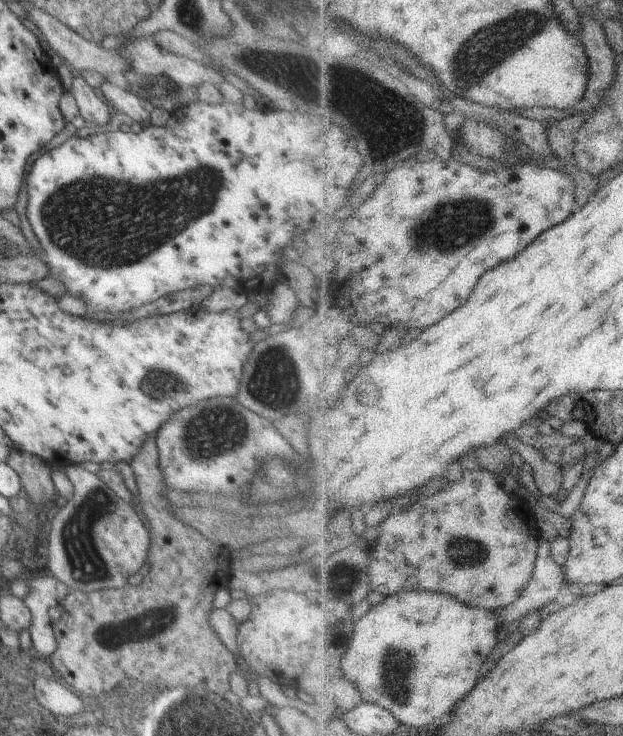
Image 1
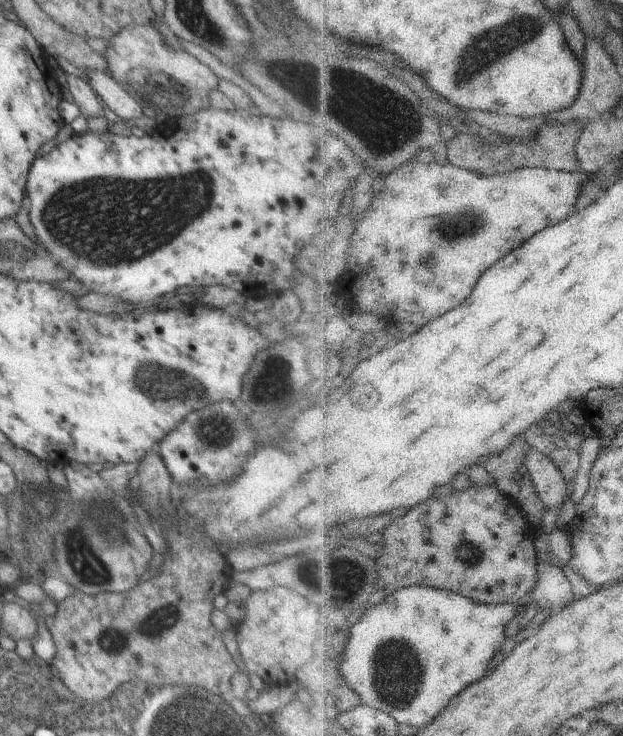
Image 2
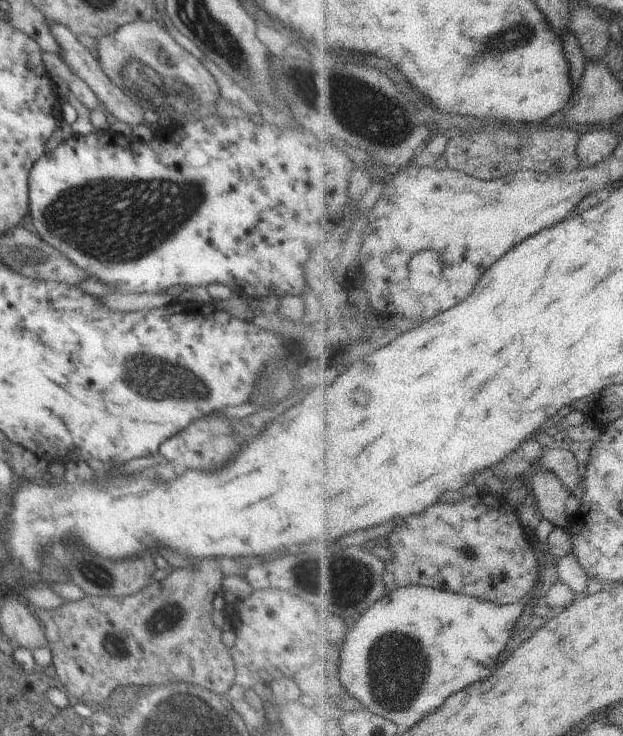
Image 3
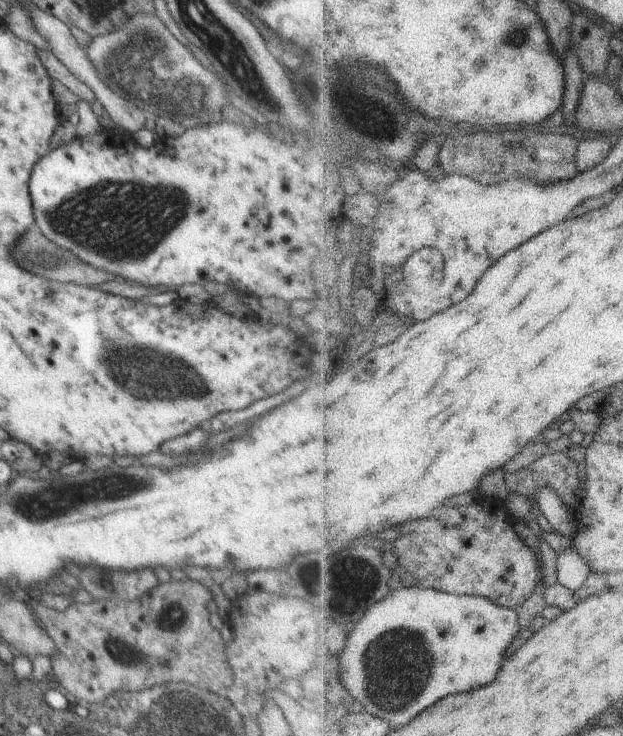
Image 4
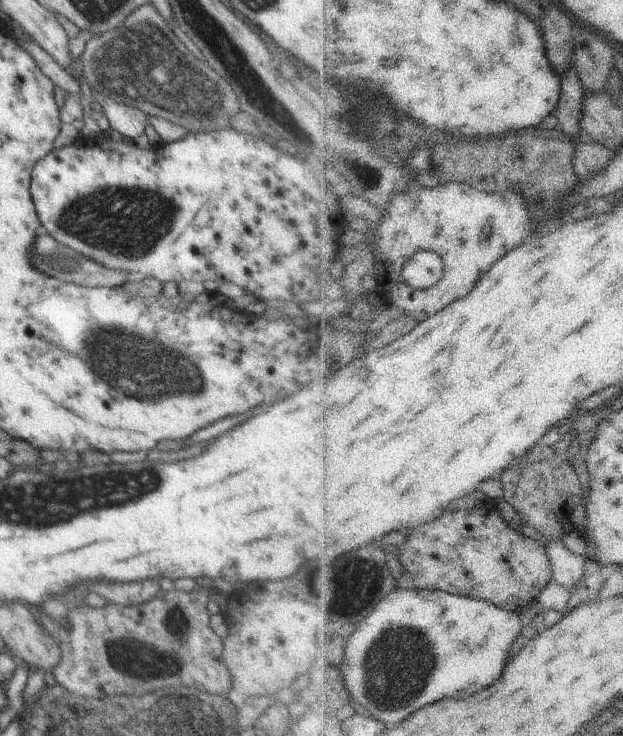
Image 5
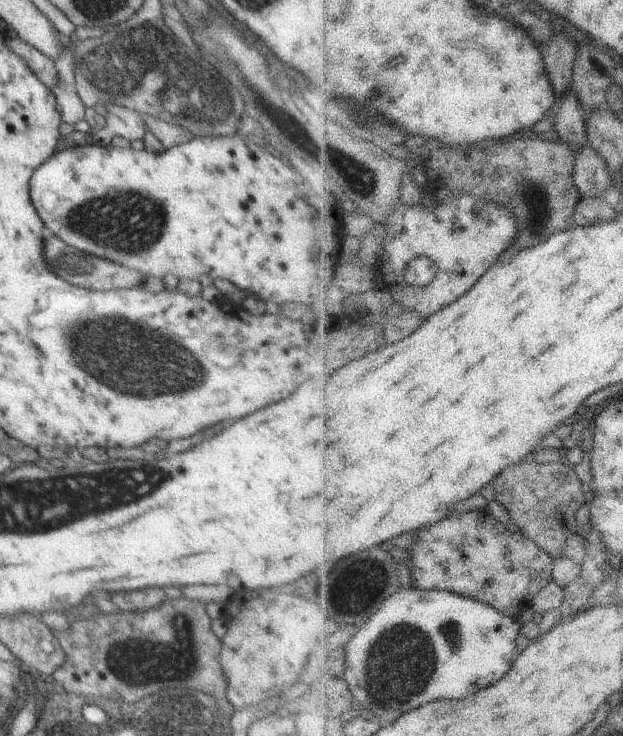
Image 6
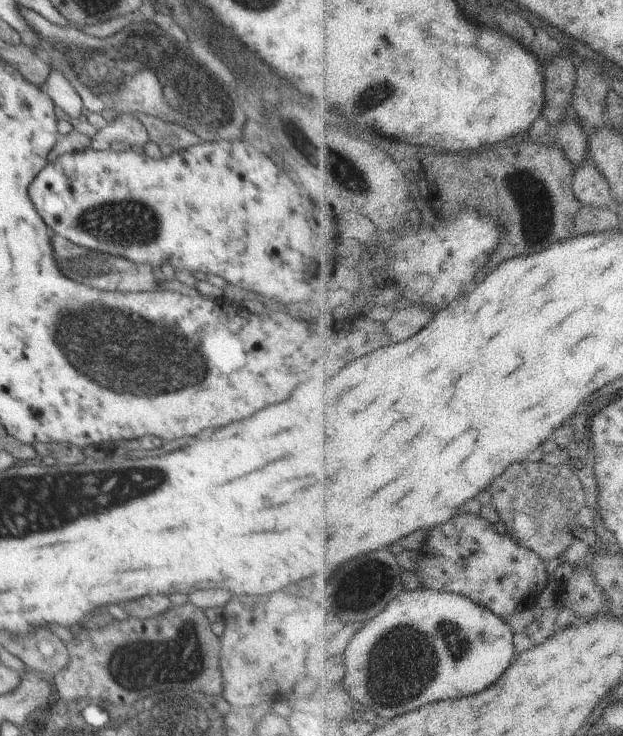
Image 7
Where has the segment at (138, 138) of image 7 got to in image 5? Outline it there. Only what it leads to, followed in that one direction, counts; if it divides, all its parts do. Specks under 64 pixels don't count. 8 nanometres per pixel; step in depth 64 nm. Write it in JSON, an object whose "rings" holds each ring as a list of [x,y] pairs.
{"rings":[[[96,90],[92,98],[99,102],[108,118],[110,123],[108,135],[112,133],[122,139],[133,140],[144,134],[148,116],[138,108],[131,108],[98,92],[99,90]]]}

